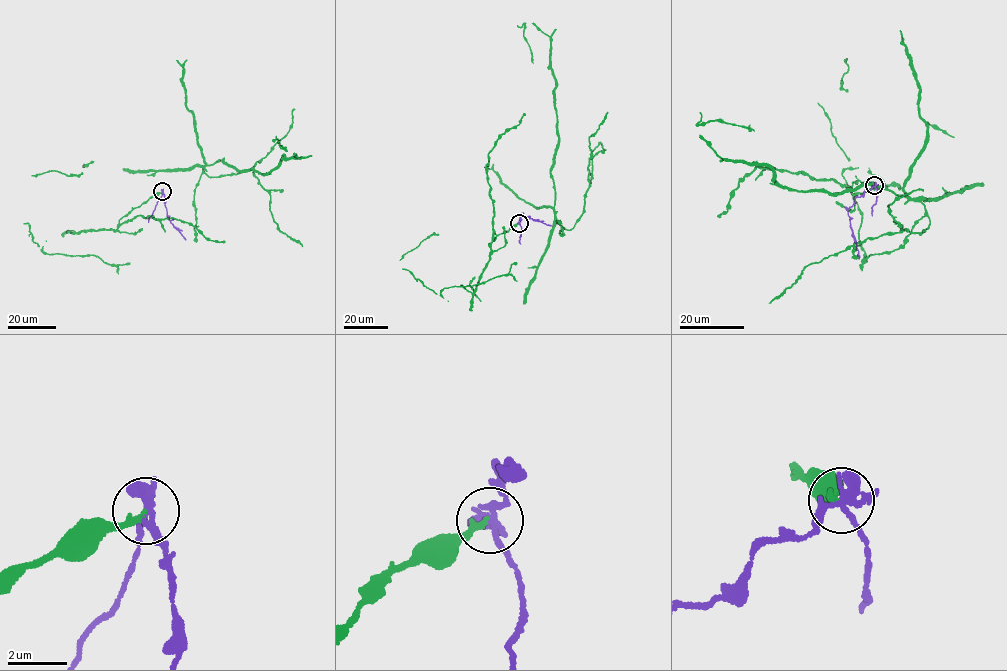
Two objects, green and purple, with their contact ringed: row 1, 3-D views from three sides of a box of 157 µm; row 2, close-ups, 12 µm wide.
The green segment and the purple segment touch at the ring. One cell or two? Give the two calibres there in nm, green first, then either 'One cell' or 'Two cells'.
Thickness 170 nm (green) against 280 nm. Two cells

